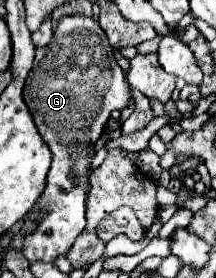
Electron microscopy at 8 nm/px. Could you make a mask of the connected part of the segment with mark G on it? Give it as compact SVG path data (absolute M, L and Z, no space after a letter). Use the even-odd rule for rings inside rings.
M63 16L53 30L51 44L37 46L35 50L33 68L25 80L23 98L41 138L53 154L47 186L35 204L37 212L31 218L37 226L23 238L23 254L29 262L51 262L59 254L67 254L87 224L85 198L89 190L95 142L105 132L111 112L121 112L133 104L133 94L127 86L125 72L121 72L115 60L115 50L99 22L87 16ZM41 208L45 210L43 218L39 214Z

